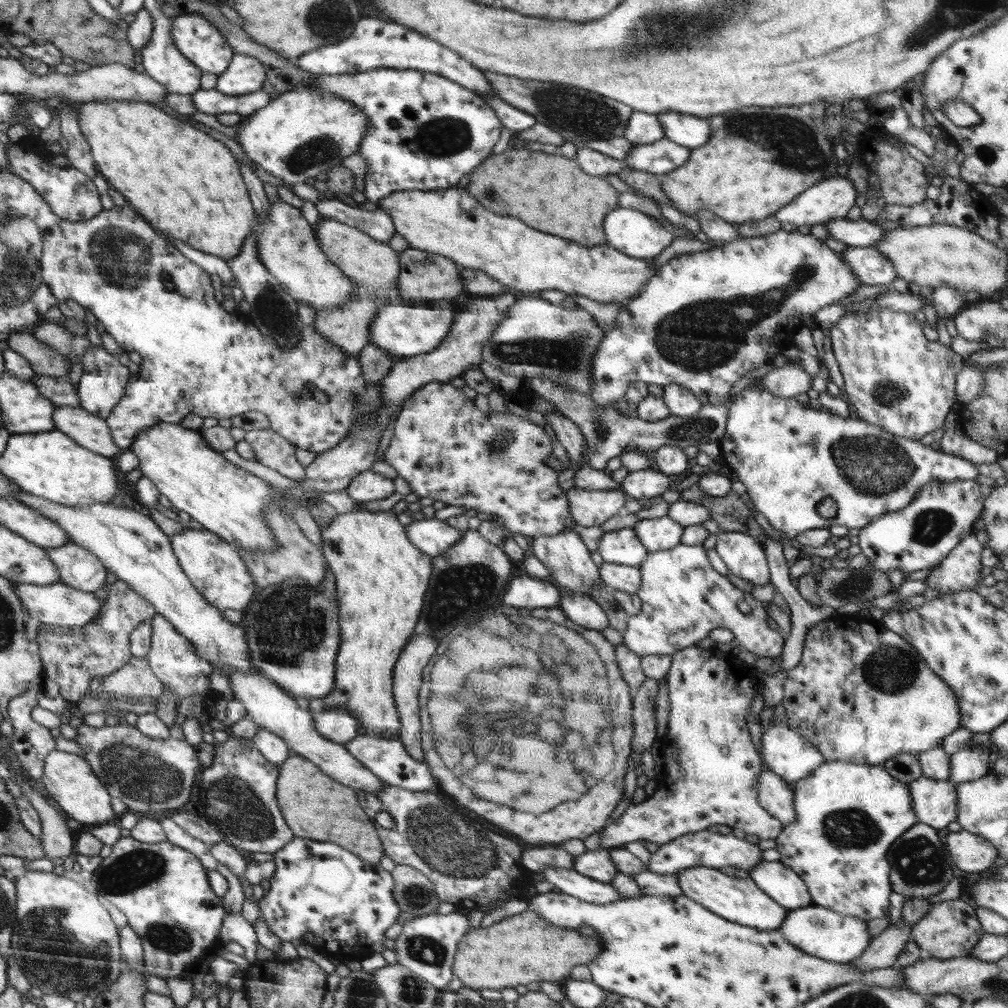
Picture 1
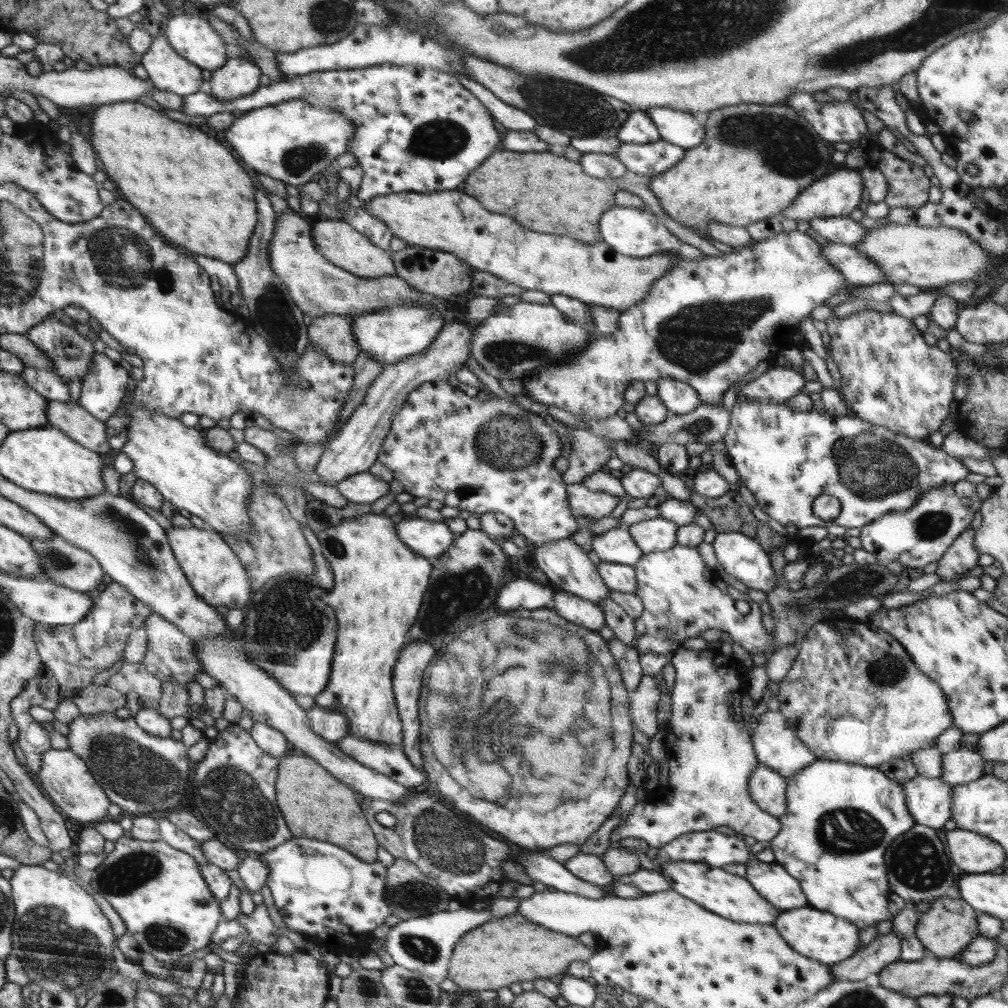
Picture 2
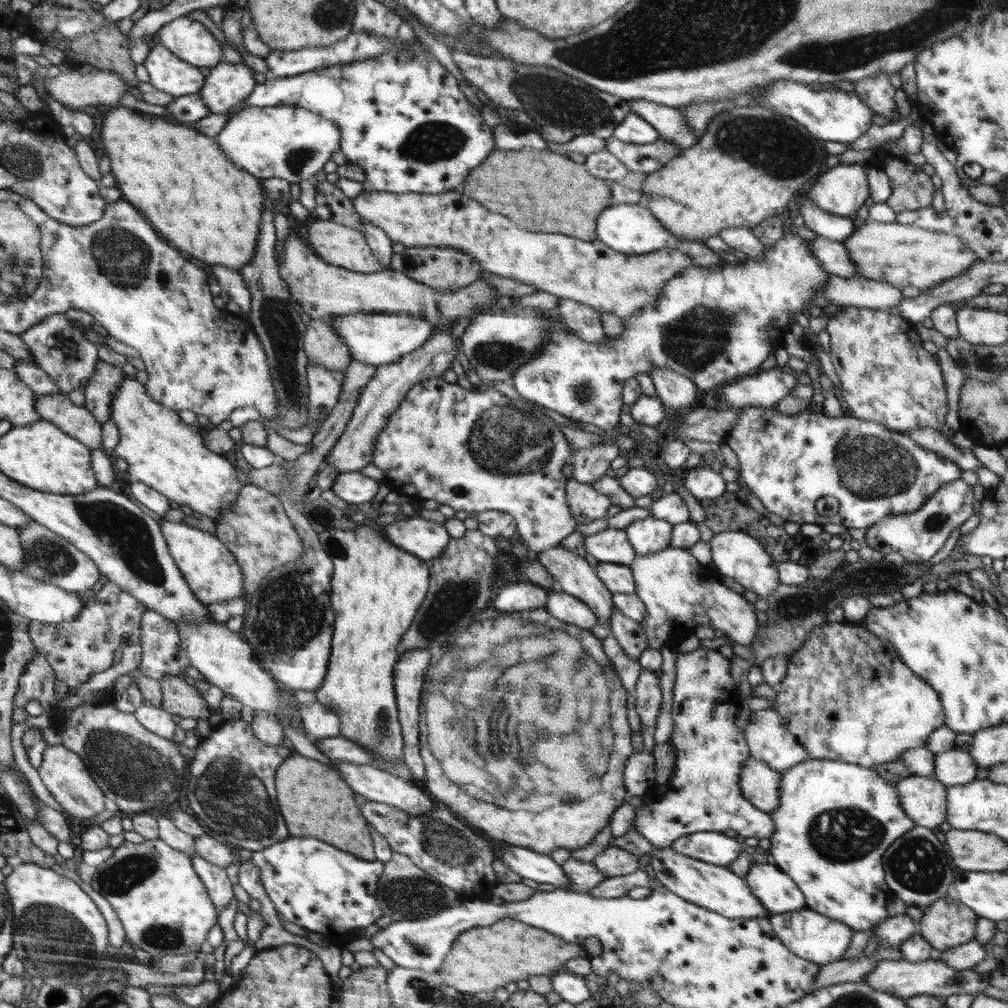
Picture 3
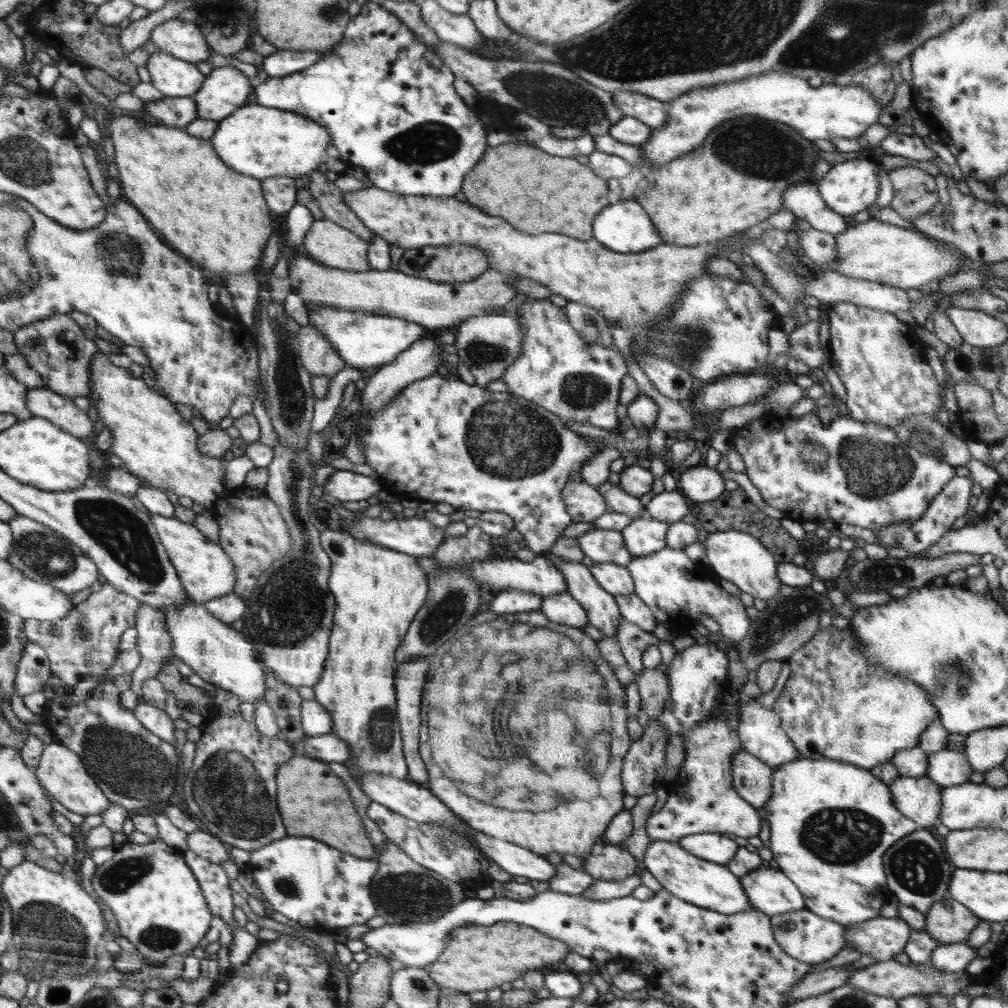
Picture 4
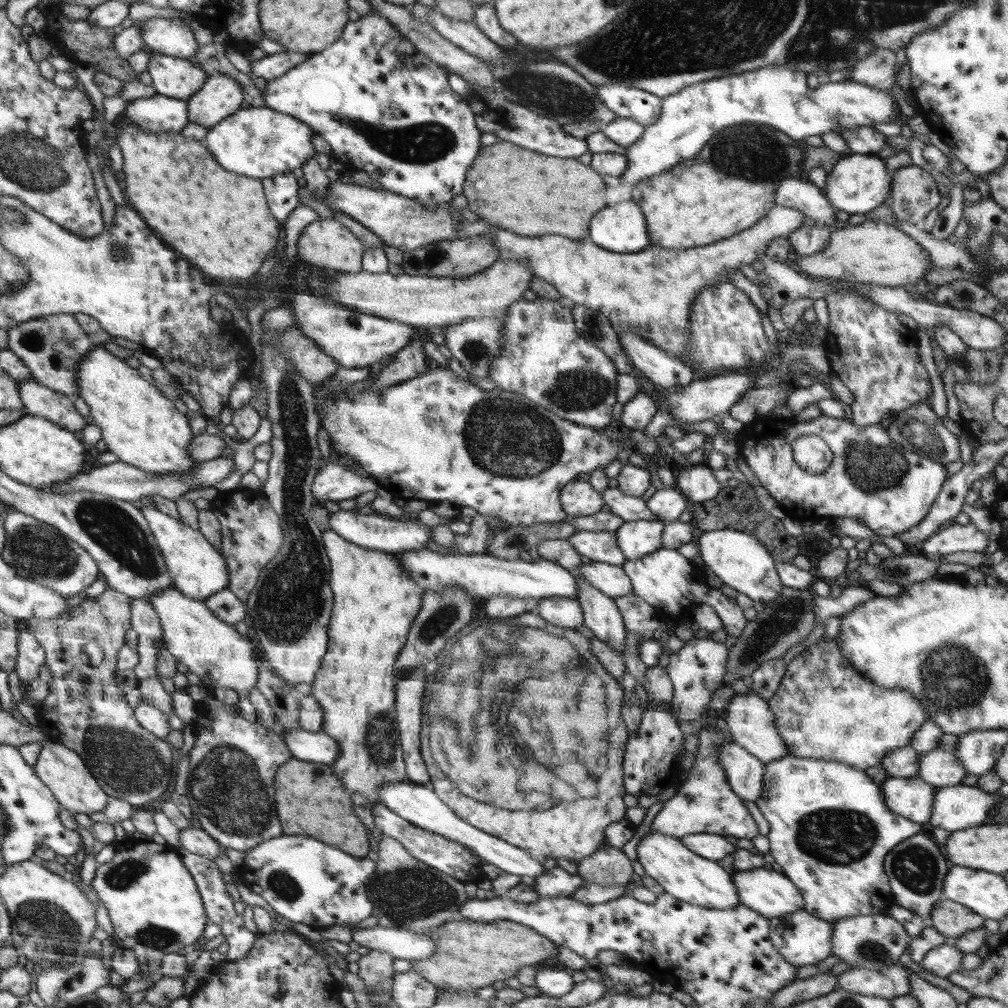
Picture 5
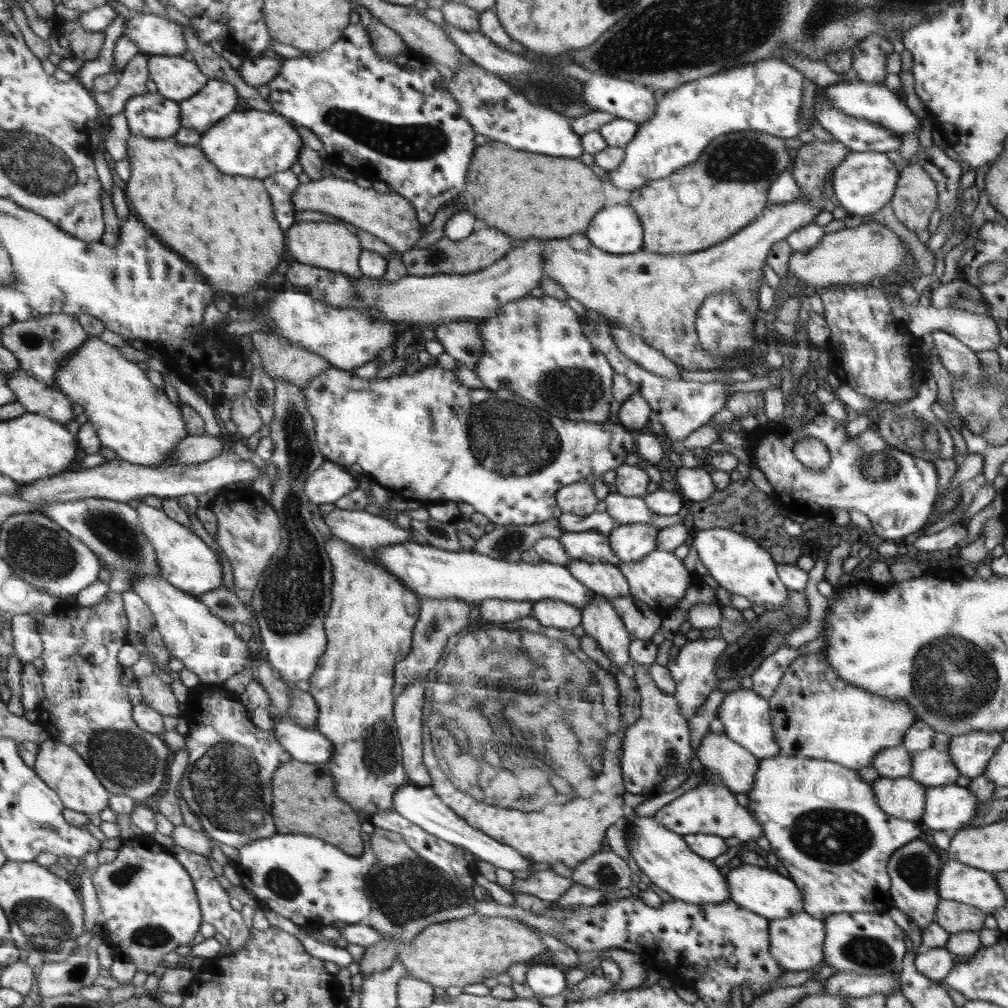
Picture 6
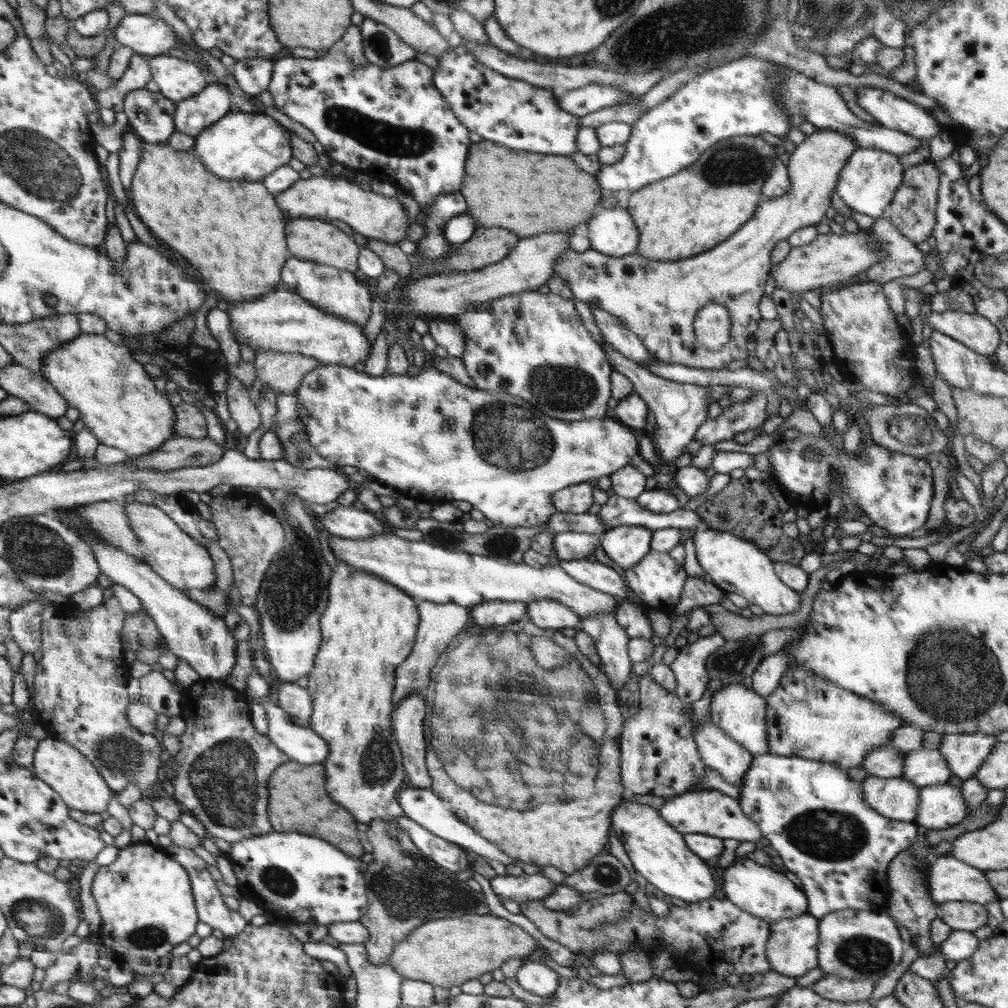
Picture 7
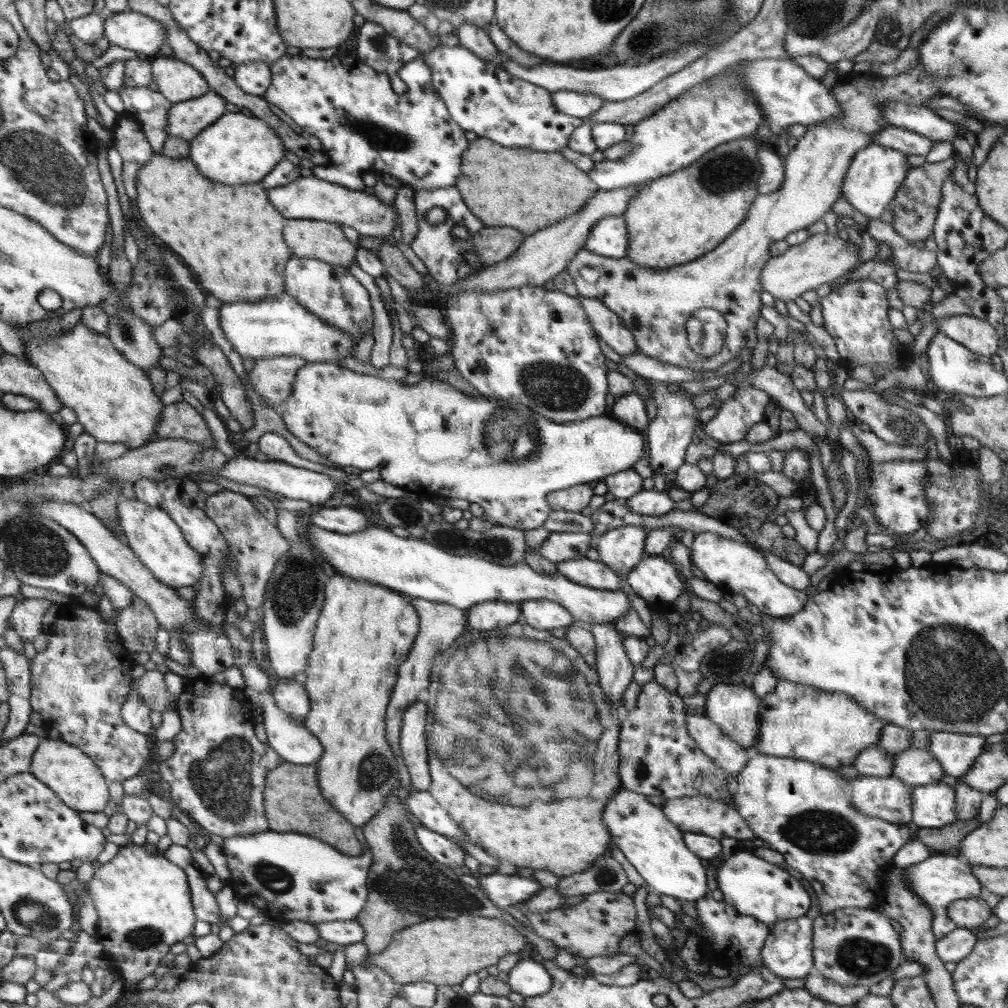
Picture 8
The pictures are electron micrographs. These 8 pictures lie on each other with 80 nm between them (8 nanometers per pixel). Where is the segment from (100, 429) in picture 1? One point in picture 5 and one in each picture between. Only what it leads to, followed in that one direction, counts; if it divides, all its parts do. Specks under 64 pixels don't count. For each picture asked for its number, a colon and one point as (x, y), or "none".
2: (77, 422)
3: (77, 421)
4: (43, 402)
5: (39, 400)

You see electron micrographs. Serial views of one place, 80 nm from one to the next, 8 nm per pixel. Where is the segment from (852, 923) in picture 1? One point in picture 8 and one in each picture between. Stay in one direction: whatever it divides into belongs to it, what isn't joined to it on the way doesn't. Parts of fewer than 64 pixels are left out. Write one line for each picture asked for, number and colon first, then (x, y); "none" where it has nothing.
2: (818, 934)
3: (809, 935)
4: (806, 936)
5: (801, 938)
6: (796, 942)
7: (791, 949)
8: (787, 952)

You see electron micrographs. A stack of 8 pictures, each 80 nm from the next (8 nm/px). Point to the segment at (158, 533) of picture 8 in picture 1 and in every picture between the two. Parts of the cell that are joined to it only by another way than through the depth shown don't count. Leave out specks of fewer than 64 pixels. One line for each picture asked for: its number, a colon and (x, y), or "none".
1: (215, 567)
2: (217, 575)
3: (212, 571)
4: (206, 571)
5: (198, 570)
6: (187, 563)
7: (172, 554)

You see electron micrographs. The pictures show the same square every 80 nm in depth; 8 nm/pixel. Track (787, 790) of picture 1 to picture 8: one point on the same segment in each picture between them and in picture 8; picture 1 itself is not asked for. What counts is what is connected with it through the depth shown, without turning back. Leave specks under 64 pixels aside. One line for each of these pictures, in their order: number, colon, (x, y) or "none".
2: (767, 788)
3: (759, 784)
4: (751, 778)
5: (744, 772)
6: (735, 766)
7: (717, 750)
8: (725, 752)

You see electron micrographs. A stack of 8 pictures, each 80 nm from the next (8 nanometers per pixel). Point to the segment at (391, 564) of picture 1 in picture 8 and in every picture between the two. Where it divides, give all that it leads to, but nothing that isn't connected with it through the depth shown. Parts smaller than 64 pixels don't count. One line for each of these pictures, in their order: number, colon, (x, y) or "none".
2: (380, 582)
3: (377, 588)
4: (378, 591)
5: (375, 602)
6: (369, 628)
7: (368, 629)
8: (365, 631)

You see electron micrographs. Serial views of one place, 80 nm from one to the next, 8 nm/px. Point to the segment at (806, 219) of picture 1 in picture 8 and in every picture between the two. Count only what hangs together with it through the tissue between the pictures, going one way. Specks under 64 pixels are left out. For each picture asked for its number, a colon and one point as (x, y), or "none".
2: (838, 194)
3: (842, 190)
4: (851, 186)
5: (858, 183)
6: (864, 182)
7: (867, 184)
8: (876, 172)

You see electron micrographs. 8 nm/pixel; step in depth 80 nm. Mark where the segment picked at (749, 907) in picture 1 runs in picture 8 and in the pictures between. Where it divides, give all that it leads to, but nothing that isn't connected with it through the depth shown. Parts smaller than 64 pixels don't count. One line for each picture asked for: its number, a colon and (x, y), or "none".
2: (731, 896)
3: (715, 887)
4: (703, 883)
5: (695, 880)
6: (664, 856)
7: (656, 850)
8: (655, 847)

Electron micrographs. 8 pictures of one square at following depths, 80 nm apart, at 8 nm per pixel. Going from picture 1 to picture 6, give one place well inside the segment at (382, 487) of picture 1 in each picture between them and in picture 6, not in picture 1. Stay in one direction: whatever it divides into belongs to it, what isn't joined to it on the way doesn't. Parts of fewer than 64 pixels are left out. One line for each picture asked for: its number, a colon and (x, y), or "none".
2: (362, 488)
3: (354, 487)
4: (344, 485)
5: (335, 482)
6: (329, 482)

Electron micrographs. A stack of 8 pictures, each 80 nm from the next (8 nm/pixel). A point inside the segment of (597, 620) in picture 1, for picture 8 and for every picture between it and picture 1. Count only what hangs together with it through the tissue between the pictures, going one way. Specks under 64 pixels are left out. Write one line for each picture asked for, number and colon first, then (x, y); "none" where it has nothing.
2: (574, 609)
3: (563, 606)
4: (564, 609)
5: (560, 611)
6: (552, 613)
7: (547, 613)
8: (544, 614)

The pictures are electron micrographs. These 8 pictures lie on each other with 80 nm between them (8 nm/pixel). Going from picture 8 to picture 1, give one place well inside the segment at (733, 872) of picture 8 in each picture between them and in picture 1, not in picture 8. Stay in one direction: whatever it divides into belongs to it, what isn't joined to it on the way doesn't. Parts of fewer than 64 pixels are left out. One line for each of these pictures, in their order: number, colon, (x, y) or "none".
1: (783, 885)
2: (770, 880)
3: (773, 888)
4: (769, 890)
5: (762, 888)
6: (770, 894)
7: (761, 891)

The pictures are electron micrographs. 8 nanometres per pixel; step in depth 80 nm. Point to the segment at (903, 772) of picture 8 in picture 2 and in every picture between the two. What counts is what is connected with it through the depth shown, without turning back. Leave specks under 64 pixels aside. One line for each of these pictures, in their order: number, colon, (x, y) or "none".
2: (963, 765)
3: (954, 767)
4: (947, 768)
5: (941, 768)
6: (933, 768)
7: (924, 767)

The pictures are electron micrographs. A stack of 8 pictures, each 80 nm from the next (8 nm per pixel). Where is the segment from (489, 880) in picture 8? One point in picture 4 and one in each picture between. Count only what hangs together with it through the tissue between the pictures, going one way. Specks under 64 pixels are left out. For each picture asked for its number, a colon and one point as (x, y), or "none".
4: (568, 880)
5: (556, 882)
6: (548, 886)
7: (526, 887)

